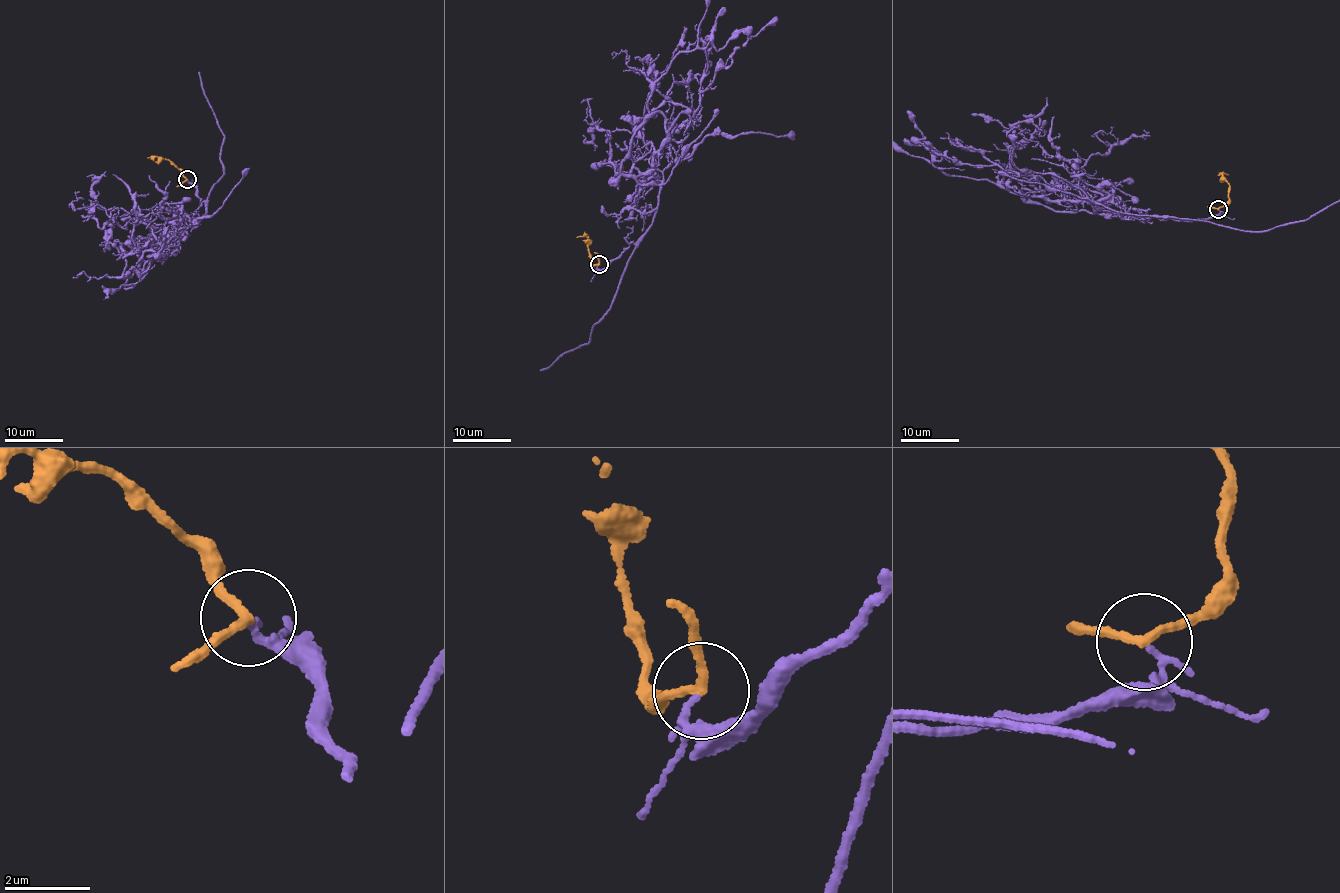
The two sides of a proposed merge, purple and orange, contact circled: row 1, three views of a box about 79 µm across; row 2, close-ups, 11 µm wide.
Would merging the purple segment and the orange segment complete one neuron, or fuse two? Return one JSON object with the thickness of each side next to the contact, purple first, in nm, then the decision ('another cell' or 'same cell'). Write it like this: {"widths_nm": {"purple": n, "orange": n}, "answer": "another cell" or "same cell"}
{"widths_nm": {"purple": 120, "orange": 190}, "answer": "same cell"}

